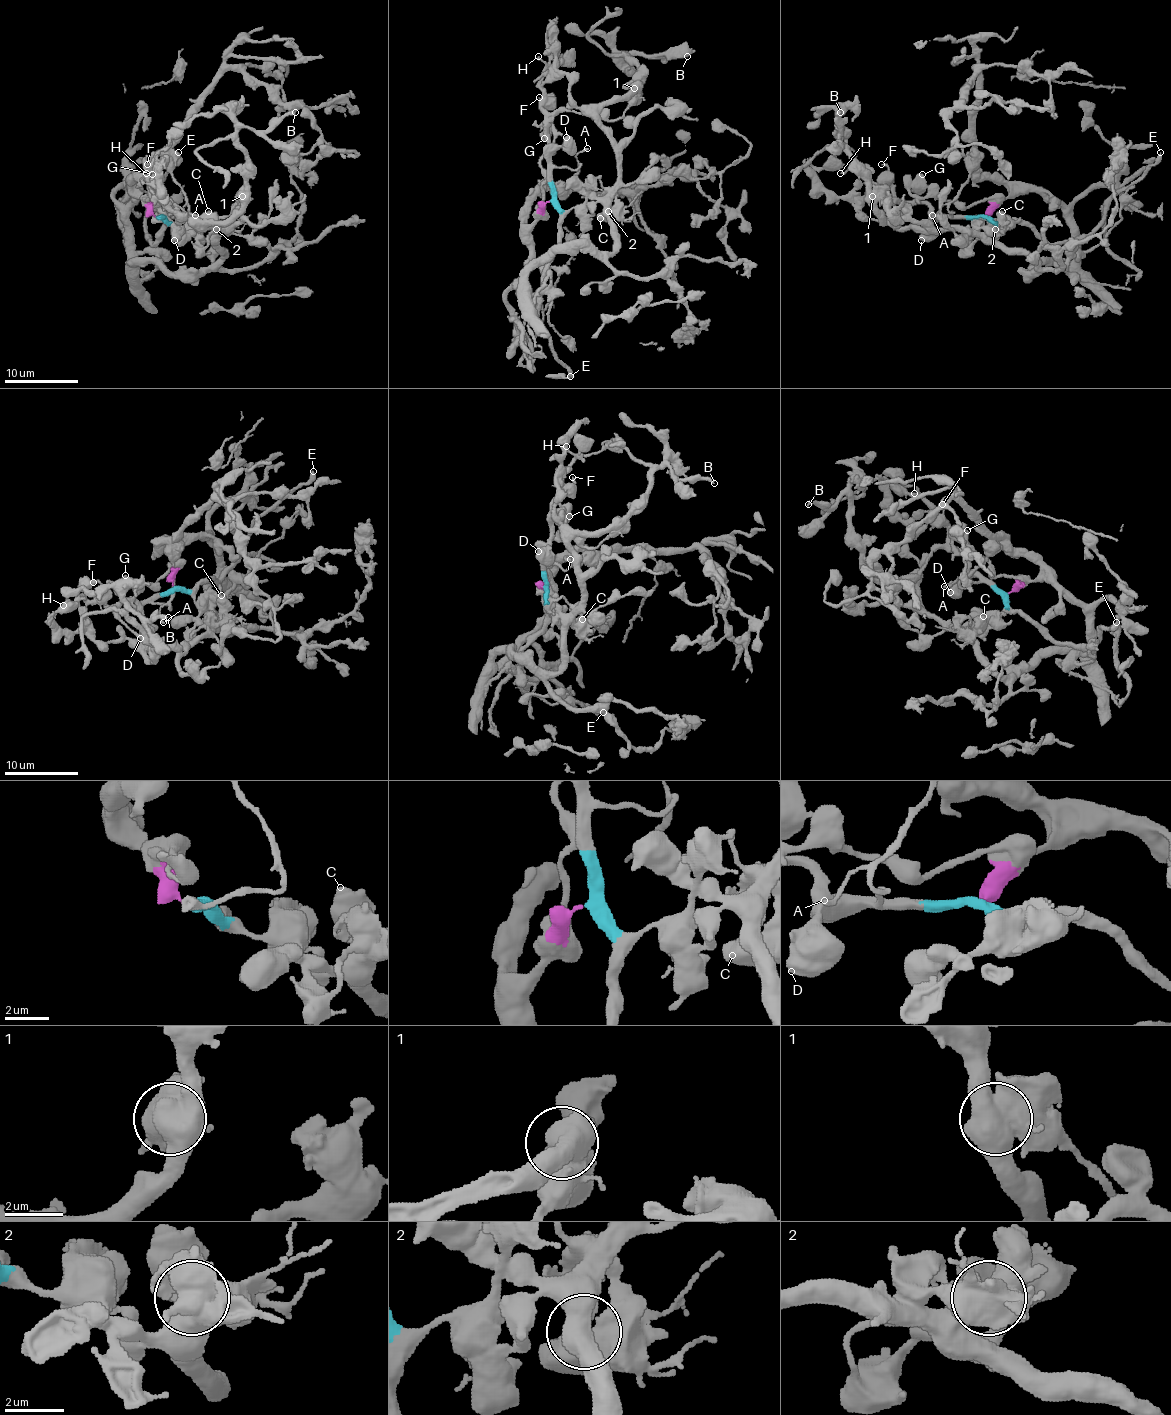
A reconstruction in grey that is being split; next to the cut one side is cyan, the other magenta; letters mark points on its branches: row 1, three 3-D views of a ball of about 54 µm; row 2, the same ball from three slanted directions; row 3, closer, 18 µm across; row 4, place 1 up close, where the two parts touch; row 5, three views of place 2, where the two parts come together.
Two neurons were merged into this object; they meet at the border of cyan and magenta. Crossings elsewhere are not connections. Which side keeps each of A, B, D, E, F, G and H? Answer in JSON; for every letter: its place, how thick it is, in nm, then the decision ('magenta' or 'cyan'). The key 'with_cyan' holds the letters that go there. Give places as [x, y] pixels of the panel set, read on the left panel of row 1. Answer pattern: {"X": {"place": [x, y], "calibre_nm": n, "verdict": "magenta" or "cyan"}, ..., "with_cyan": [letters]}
{"A": {"place": [195, 215], "calibre_nm": 200, "verdict": "cyan"}, "B": {"place": [295, 112], "calibre_nm": 300, "verdict": "magenta"}, "D": {"place": [174, 240], "calibre_nm": 650, "verdict": "cyan"}, "E": {"place": [178, 152], "calibre_nm": 420, "verdict": "cyan"}, "F": {"place": [147, 164], "calibre_nm": 240, "verdict": "cyan"}, "G": {"place": [152, 174], "calibre_nm": 600, "verdict": "cyan"}, "H": {"place": [146, 173], "calibre_nm": 150, "verdict": "cyan"}, "with_cyan": ["A", "D", "E", "F", "G", "H"]}

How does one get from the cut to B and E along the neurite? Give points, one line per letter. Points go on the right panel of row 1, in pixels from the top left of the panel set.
B: (985, 216), (1045, 192), (1074, 257), (1034, 270), (1026, 253), (959, 229), (887, 223), (841, 140), (841, 112)
E: (984, 216), (998, 221), (1028, 221), (1050, 244), (1082, 240), (1100, 221), (1106, 205), (1137, 179), (1160, 153)

